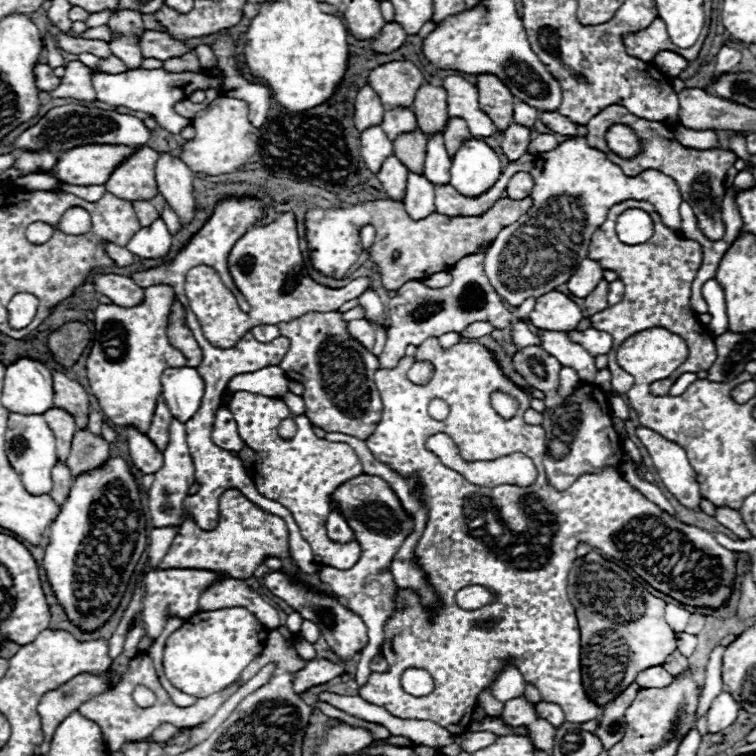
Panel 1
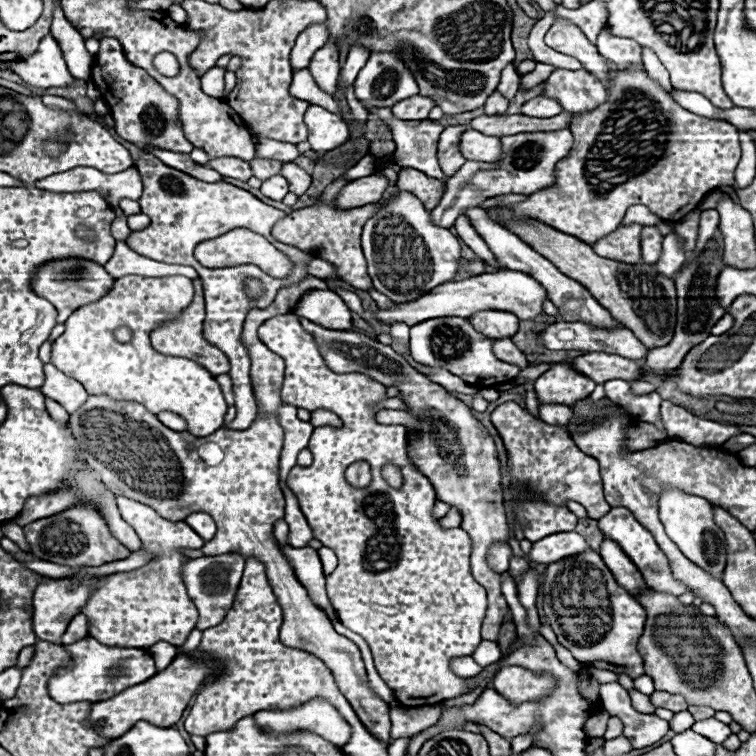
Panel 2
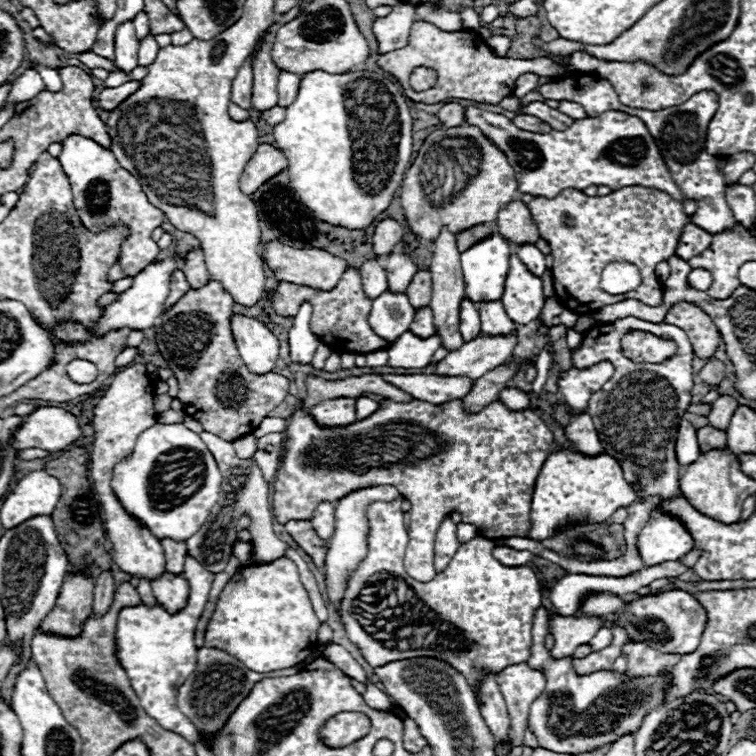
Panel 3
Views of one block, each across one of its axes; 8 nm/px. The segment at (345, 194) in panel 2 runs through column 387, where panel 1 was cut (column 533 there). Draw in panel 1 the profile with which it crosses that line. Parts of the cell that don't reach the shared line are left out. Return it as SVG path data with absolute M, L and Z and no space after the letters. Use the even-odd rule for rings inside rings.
M518 172L518 176L510 178L506 194L514 200L522 200L522 198L530 196L532 188L534 188L534 178L528 172Z

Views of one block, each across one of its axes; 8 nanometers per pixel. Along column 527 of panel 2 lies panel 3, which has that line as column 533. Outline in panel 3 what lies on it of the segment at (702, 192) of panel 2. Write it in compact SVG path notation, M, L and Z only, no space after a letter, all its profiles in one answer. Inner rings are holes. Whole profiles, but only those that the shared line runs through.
M627 186L608 196L586 196L580 190L564 190L556 198L536 196L528 208L538 224L540 236L552 248L554 264L550 270L554 292L564 306L586 314L630 298L648 306L662 304L664 286L654 268L658 262L676 254L680 234L692 222L682 202L656 188ZM564 216L570 218L570 224L564 224ZM610 262L634 264L642 276L640 286L628 294L606 294L600 288L600 276Z

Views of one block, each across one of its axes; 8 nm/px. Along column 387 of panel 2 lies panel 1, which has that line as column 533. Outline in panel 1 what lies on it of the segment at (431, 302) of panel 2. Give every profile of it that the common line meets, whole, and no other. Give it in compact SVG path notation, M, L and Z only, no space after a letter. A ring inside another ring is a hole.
M558 290L540 296L534 310L528 314L528 320L536 328L552 332L570 332L582 318L582 308Z

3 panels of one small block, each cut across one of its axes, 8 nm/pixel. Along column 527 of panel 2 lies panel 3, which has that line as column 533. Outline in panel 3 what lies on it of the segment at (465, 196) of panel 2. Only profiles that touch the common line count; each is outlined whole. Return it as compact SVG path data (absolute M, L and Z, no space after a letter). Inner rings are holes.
M466 108L466 124L482 128L502 152L506 152L510 164L514 164L514 172L520 178L518 192L532 196L554 198L564 188L584 190L590 184L610 186L612 190L620 190L624 186L646 186L658 188L676 200L682 200L686 214L694 214L698 204L688 200L682 190L674 184L670 170L664 164L664 158L656 146L656 140L648 132L646 124L624 112L604 112L596 118L576 120L566 130L550 130L548 134L526 132L514 126L514 122L502 114L486 112L480 108Z

